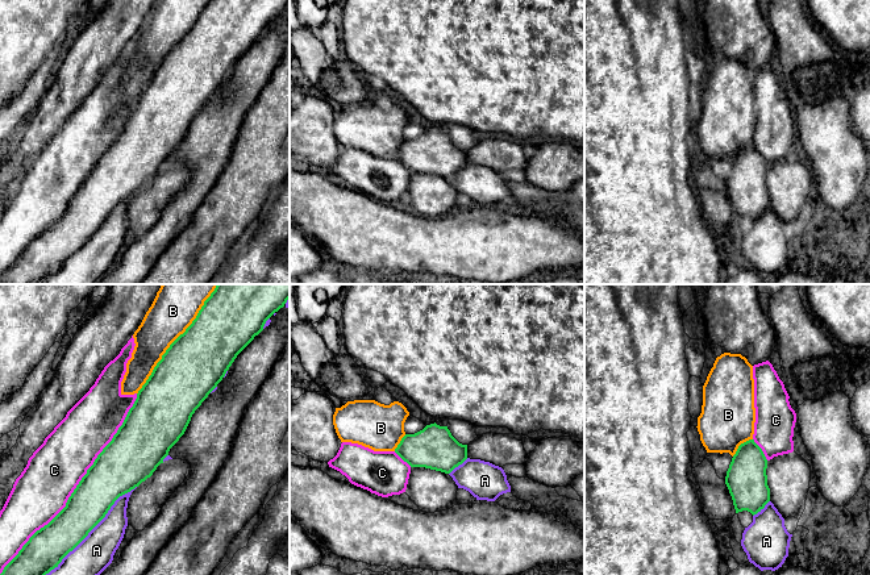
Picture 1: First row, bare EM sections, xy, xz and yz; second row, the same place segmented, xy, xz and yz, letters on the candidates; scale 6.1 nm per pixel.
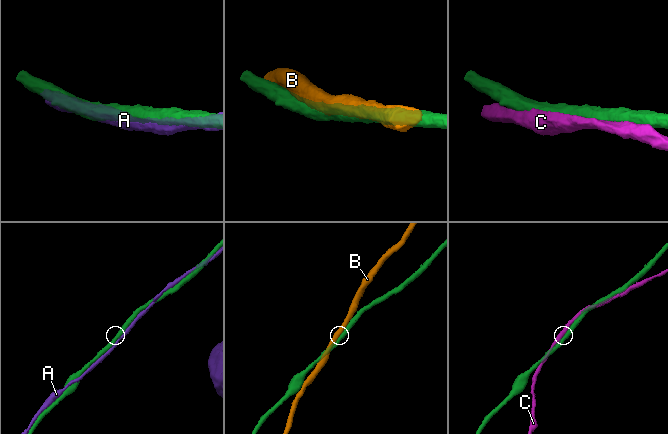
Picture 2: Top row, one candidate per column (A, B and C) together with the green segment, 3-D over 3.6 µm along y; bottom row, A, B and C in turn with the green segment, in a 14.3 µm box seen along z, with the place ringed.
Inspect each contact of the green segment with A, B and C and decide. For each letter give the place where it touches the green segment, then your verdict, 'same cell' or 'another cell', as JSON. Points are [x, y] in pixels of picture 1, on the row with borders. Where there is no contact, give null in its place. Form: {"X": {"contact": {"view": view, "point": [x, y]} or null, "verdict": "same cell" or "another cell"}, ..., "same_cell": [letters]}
{"A": {"contact": {"view": "xy", "point": [92, 528]}, "verdict": "same cell"}, "B": {"contact": {"view": "xy", "point": [175, 340]}, "verdict": "another cell"}, "C": {"contact": {"view": "xy", "point": [76, 486]}, "verdict": "another cell"}, "same_cell": ["A"]}

